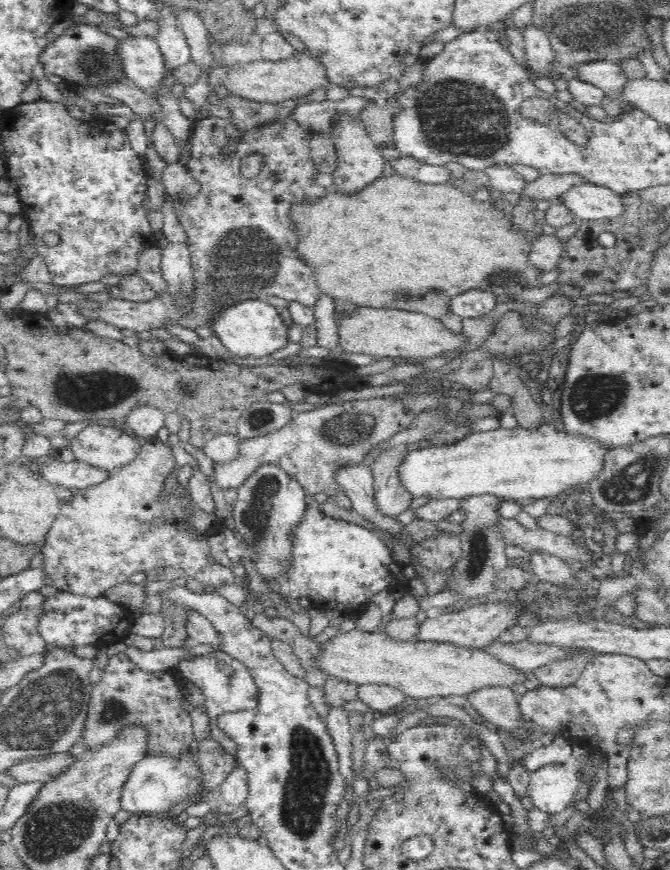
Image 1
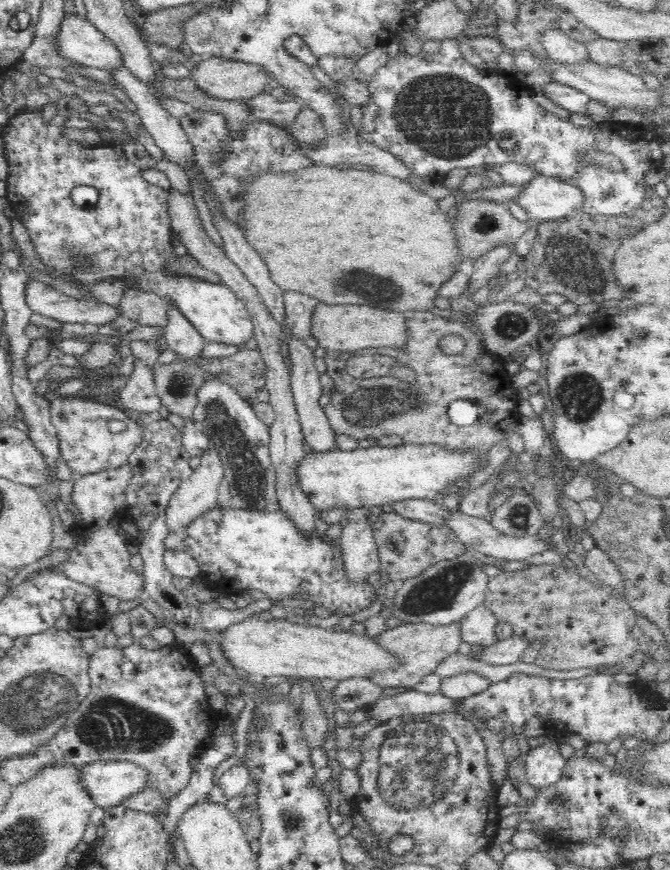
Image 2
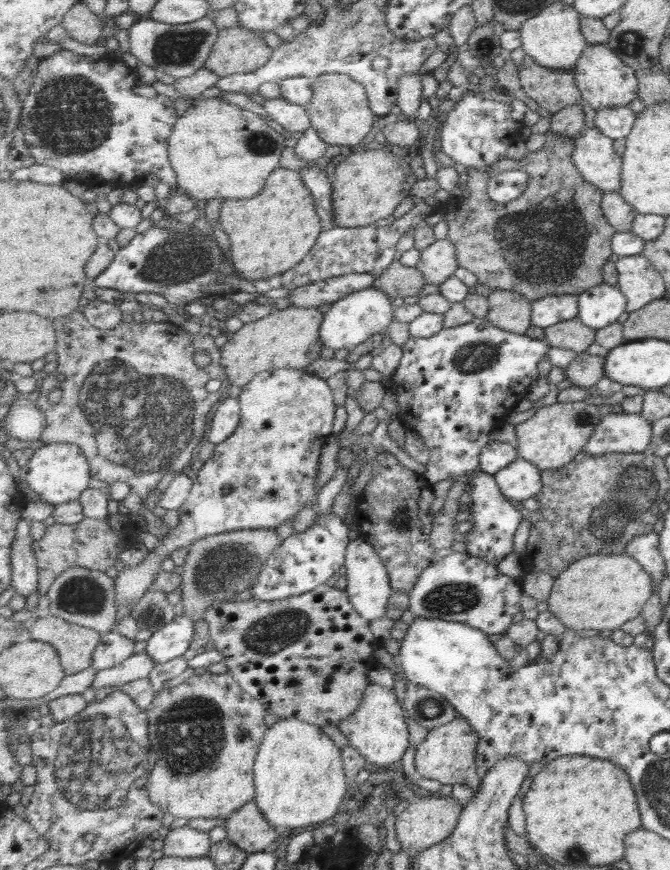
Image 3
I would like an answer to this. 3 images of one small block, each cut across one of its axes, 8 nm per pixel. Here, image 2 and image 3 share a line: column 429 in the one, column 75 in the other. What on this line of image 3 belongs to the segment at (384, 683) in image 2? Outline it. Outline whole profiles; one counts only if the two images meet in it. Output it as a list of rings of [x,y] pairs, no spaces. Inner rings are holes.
[[[53,614],[30,621],[27,638],[55,646],[66,676],[80,674],[94,666],[94,653],[102,642],[97,630],[72,624]]]

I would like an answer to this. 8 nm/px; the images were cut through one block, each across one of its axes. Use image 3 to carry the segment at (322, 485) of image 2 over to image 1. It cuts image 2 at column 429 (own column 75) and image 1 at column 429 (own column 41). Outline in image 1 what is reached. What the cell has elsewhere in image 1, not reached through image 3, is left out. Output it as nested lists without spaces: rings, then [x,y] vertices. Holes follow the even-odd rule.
[[[540,422],[540,426],[528,429],[518,425],[512,430],[498,428],[490,432],[470,433],[467,438],[456,443],[441,444],[429,448],[410,451],[404,464],[399,468],[401,481],[416,496],[429,499],[457,498],[493,494],[508,501],[524,503],[537,498],[551,498],[572,490],[572,488],[589,488],[604,470],[607,454],[612,448],[607,443],[590,439],[586,435],[572,435],[558,430],[553,423]]]

